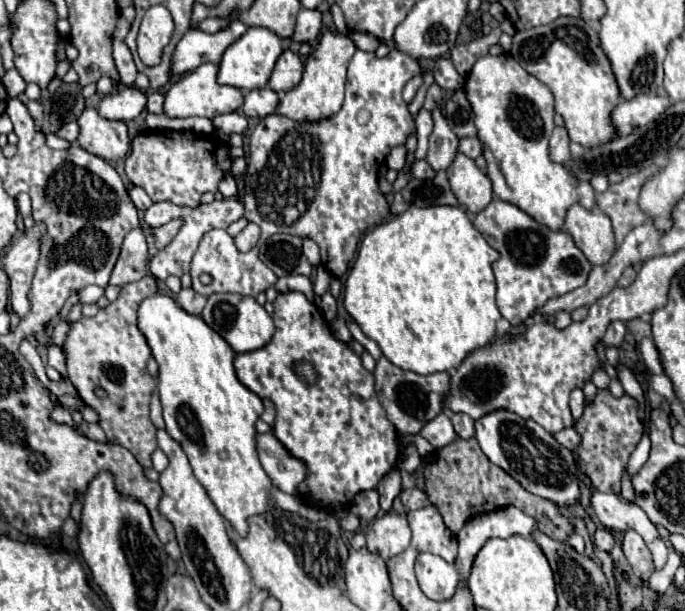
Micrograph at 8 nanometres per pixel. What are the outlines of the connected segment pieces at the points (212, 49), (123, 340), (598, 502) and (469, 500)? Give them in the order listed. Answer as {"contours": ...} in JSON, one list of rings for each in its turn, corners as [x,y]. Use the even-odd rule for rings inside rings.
{"contours":[[[[230,21],[226,29],[220,29],[218,33],[204,33],[200,29],[190,29],[178,43],[174,61],[172,61],[172,73],[188,73],[200,67],[202,63],[218,63],[224,49],[234,43],[240,35],[244,35],[250,27],[240,21]]],[[[152,275],[124,285],[118,299],[106,309],[100,309],[96,317],[80,317],[78,321],[70,323],[70,331],[62,345],[68,379],[76,387],[82,401],[98,413],[98,425],[104,429],[108,443],[126,447],[144,469],[152,467],[150,455],[158,447],[156,427],[148,415],[150,395],[156,389],[156,379],[152,379],[146,371],[146,353],[150,359],[150,349],[146,349],[144,335],[138,331],[136,309],[144,297],[156,291],[158,287]],[[94,387],[106,389],[108,397],[98,399],[94,395]]],[[[600,491],[592,495],[592,507],[596,511],[598,521],[606,529],[636,529],[636,533],[642,535],[652,553],[656,571],[660,571],[666,565],[666,543],[658,535],[656,525],[648,519],[644,509],[640,509],[636,503],[620,501],[614,493]]],[[[458,437],[450,445],[438,449],[436,455],[438,455],[436,459],[422,463],[420,469],[424,475],[428,499],[430,499],[430,503],[434,503],[438,507],[446,527],[452,533],[458,533],[470,517],[488,513],[494,509],[502,509],[508,505],[514,505],[520,511],[524,511],[526,515],[536,517],[536,521],[540,521],[540,531],[552,539],[566,539],[572,533],[568,519],[558,511],[556,505],[552,505],[552,501],[544,501],[542,497],[528,493],[526,489],[522,489],[522,485],[516,479],[508,477],[508,473],[504,473],[500,467],[492,465],[488,461],[488,457],[484,457],[478,441],[474,437],[466,439],[466,441]]]]}

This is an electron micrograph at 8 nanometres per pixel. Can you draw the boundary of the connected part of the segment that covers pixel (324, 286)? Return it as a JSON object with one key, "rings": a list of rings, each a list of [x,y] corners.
{"rings":[[[324,265],[317,266],[316,278],[313,282],[313,289],[316,295],[323,295],[329,291],[331,275]]]}

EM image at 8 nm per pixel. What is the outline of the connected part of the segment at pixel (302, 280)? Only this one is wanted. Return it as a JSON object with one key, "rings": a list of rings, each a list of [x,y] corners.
{"rings":[[[288,275],[288,277],[280,277],[274,283],[276,291],[300,291],[304,293],[312,303],[318,303],[320,299],[316,299],[316,295],[312,293],[312,281],[304,275]]]}

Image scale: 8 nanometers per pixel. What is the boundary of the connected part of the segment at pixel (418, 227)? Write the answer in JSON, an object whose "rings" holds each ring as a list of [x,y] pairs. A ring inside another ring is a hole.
{"rings":[[[410,207],[364,235],[354,267],[344,283],[344,309],[396,367],[418,375],[452,371],[470,351],[488,345],[496,337],[496,323],[502,317],[496,307],[492,273],[496,257],[498,253],[474,229],[460,207]]]}

